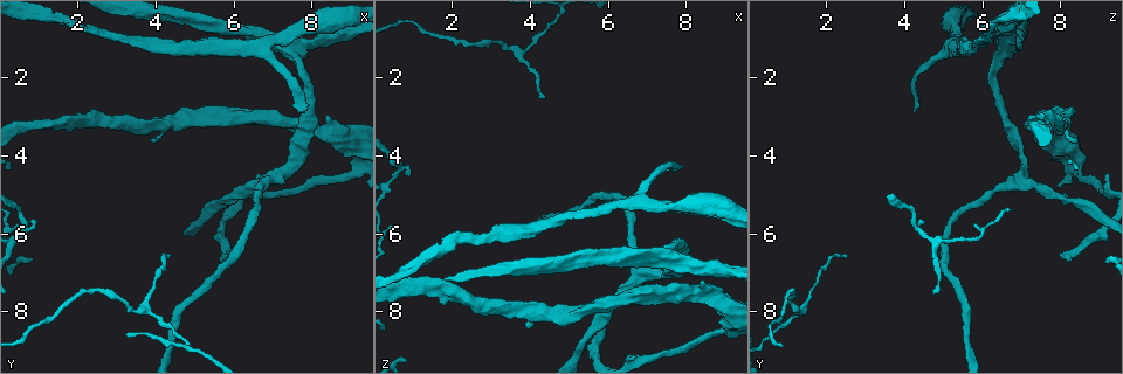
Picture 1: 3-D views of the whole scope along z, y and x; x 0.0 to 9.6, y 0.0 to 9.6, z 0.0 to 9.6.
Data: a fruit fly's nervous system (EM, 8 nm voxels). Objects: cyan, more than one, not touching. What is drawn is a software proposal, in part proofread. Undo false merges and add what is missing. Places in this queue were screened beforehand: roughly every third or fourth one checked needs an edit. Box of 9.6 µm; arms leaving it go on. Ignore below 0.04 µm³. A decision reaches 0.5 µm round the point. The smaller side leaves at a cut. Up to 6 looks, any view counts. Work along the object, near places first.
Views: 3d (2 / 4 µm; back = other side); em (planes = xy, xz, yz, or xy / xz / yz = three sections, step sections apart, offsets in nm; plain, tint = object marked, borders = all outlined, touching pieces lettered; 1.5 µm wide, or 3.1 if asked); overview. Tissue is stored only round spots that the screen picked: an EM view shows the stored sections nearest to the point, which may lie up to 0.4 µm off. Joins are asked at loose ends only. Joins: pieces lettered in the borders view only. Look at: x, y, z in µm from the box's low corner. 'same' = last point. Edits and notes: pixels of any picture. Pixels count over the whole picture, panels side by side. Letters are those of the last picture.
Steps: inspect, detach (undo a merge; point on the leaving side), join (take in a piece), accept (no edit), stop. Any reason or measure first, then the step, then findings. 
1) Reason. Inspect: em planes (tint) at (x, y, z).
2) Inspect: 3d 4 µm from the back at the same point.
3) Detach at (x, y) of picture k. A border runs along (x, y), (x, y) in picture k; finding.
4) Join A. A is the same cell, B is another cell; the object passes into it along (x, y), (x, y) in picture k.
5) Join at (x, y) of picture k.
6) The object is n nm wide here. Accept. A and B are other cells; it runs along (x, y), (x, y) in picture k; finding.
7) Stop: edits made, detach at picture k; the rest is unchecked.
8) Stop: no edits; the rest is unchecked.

Thick end. Inspect: em yz step 8 (tint) at (8.35, 3.00, 7.30).

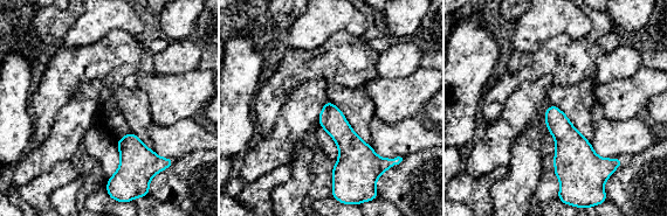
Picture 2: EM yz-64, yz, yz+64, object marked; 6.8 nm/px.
Another direction. Inspect: em planes (borders) at the same point.

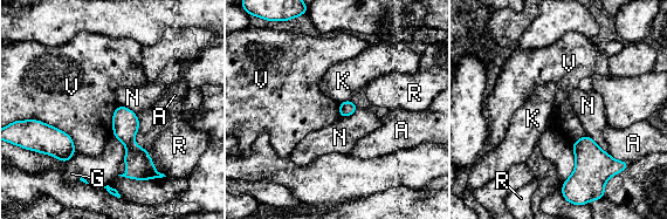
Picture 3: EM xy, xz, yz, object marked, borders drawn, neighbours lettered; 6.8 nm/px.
Accept. A, G, K, N, R and V are other cells; it runs along (119, 108), (137, 161), (137, 176) in picture 3; no lettered piece goes on from it.

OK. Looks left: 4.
Side arm on a straight run. Inspect: 3d 4 µm at (6.80, 1.05, 5.25).

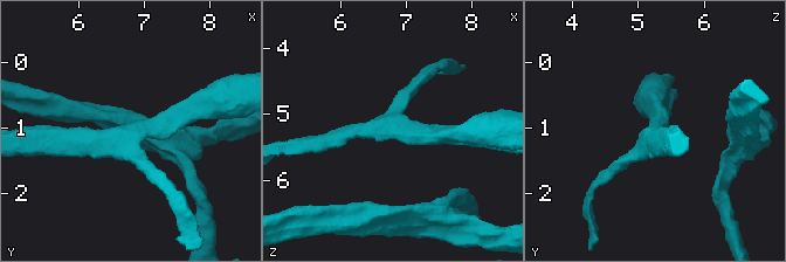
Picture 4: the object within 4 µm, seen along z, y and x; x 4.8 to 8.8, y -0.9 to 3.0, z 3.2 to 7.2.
3 arms meet here; the arms are 200, 200, 240 nm wide; now the EM. Inspect: em xy step 4 (tint) at (6.75, 1.10, 5.25).

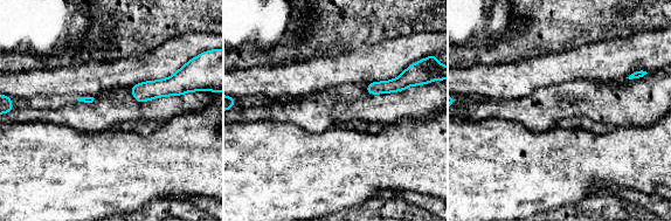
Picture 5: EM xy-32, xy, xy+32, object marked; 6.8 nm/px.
See the neighbours. Inspect: em xy step 4 (borders) at the same point.

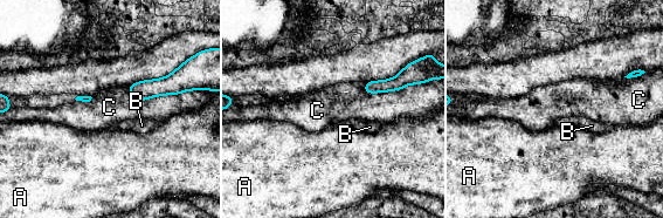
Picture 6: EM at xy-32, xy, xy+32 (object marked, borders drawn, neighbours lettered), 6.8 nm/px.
The longest contact is with C, 380 nm. Accept. A, B and C are other cells; a border runs along (128, 86), (137, 101), (181, 92) in picture 6; continuous, no second neuron.

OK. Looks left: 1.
Stop: no edits; the rest is unchecked.

